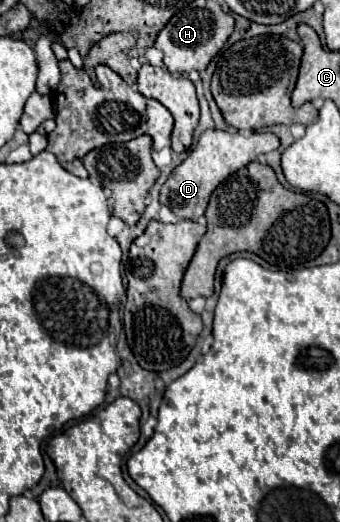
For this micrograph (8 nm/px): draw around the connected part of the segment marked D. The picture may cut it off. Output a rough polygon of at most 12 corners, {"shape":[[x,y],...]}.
{"shape":[[205,130],[161,188],[161,204],[187,220],[211,192],[259,154],[271,132]]}

